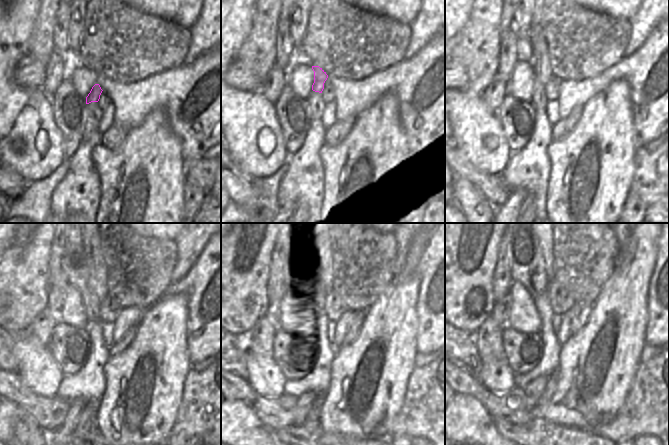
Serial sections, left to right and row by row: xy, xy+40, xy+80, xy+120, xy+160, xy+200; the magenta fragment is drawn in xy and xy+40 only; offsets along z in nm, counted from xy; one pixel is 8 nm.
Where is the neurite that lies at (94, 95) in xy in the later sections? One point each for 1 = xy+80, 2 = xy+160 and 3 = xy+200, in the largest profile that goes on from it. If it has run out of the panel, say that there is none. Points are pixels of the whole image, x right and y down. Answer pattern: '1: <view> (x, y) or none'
1: xy+80 (540, 59)
2: xy+160 (317, 243)
3: xy+200 (546, 243)

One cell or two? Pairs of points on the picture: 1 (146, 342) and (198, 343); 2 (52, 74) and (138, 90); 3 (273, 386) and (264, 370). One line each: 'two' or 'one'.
1: two
2: two
3: one

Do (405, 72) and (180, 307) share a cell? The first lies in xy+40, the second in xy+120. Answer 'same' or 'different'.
different

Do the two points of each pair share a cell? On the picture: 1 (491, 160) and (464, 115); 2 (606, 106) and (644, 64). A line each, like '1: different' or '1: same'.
1: same
2: different

